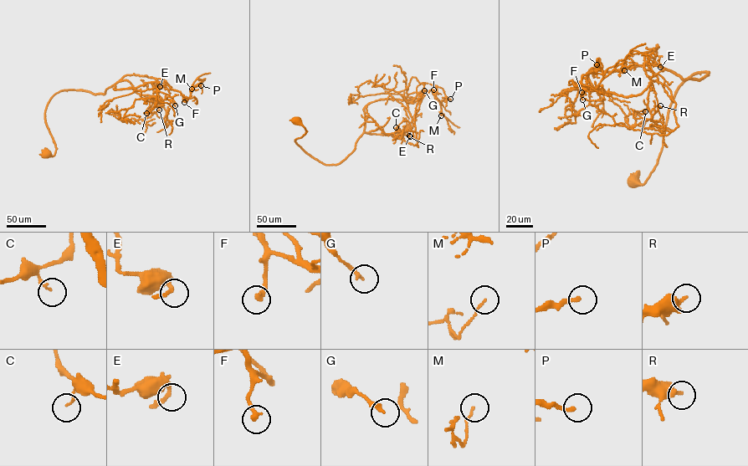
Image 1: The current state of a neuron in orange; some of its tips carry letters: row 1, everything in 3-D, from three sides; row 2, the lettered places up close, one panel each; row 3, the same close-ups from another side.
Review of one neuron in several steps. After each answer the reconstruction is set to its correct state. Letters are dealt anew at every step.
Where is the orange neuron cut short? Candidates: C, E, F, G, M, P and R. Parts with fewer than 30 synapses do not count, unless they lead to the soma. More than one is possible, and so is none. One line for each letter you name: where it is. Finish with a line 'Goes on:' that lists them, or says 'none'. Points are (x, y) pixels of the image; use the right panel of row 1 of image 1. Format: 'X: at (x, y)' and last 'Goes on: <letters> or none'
Goes on: none

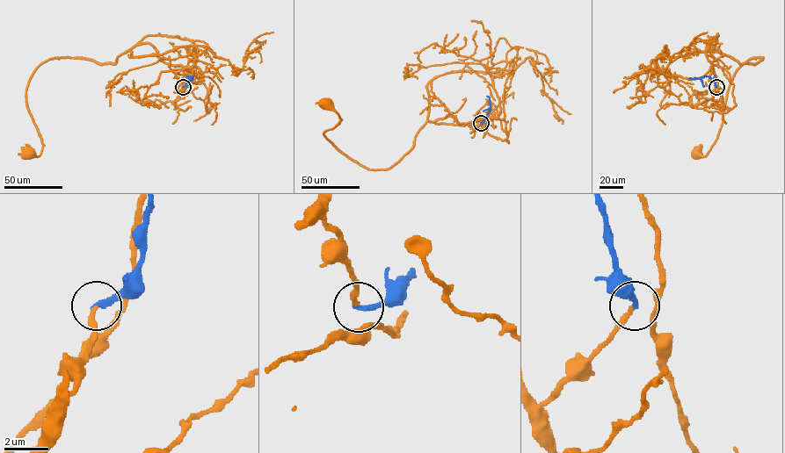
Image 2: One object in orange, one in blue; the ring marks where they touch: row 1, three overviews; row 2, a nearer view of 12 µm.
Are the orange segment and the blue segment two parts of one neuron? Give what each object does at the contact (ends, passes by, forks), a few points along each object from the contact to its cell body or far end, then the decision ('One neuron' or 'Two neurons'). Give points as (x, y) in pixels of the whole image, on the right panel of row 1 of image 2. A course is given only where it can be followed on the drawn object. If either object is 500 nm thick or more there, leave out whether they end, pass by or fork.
At the ring orange passes by. At the ring blue ends. Course of orange: (716, 87), (708, 87), (717, 62), (710, 43), (741, 63), (762, 58), (737, 70), (715, 143), (694, 155). Course of blue: (716, 87), (708, 76), (689, 79). One neuron

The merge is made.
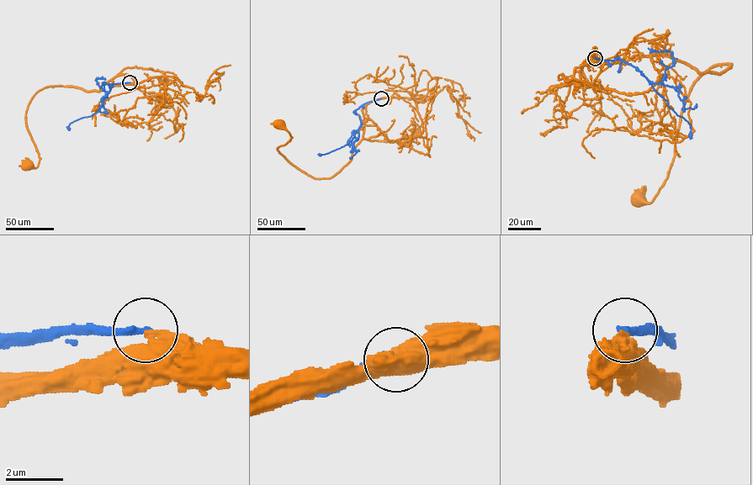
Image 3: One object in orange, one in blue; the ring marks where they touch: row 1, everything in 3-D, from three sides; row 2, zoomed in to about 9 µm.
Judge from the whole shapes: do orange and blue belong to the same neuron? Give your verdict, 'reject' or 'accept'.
reject

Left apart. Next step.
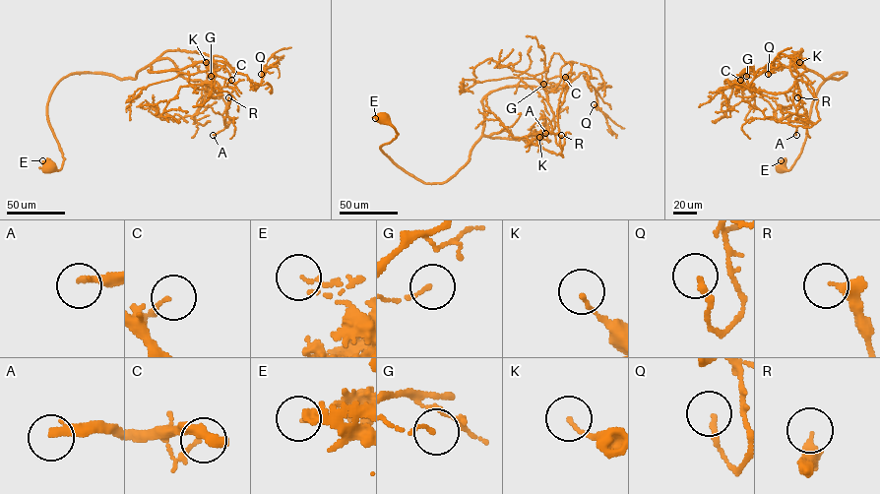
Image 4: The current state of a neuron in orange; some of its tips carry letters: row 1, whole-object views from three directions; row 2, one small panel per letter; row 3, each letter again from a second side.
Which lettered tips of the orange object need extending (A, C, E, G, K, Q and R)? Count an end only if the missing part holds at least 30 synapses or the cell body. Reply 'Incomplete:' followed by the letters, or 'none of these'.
Incomplete: A

